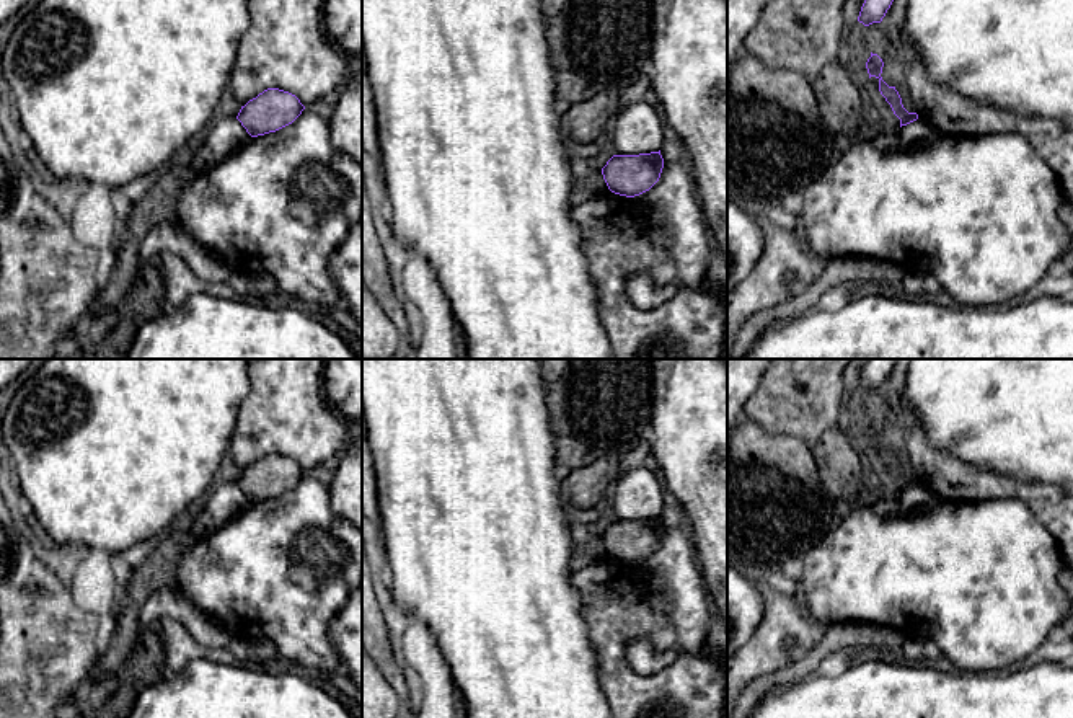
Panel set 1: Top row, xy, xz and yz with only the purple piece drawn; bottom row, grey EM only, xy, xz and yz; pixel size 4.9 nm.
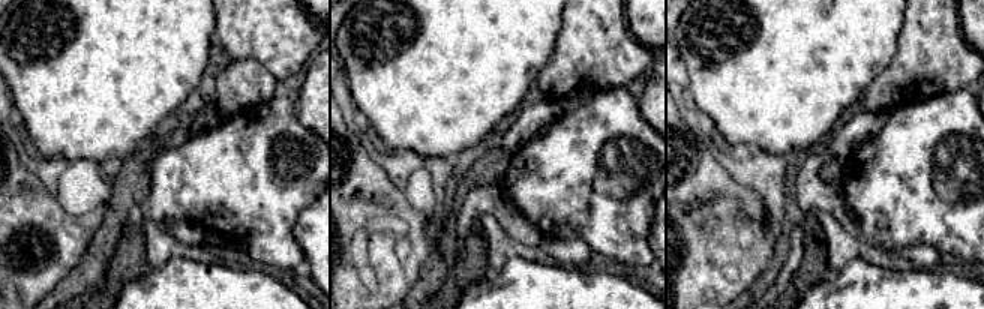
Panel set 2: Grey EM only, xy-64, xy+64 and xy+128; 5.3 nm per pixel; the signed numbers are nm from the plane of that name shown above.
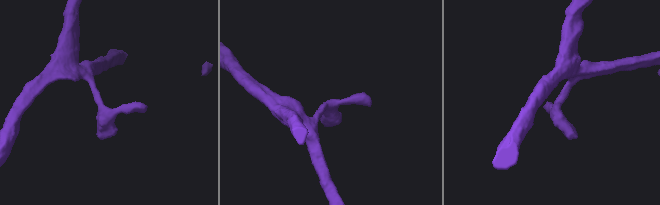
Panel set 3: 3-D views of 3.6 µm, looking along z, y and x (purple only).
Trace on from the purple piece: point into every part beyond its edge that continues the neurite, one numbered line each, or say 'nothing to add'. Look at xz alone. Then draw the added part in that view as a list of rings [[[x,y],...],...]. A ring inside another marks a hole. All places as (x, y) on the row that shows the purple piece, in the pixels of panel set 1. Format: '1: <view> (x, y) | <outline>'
nothing to add

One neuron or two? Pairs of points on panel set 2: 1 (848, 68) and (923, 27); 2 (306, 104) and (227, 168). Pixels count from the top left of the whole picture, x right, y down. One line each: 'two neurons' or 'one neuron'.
1: two neurons
2: two neurons

